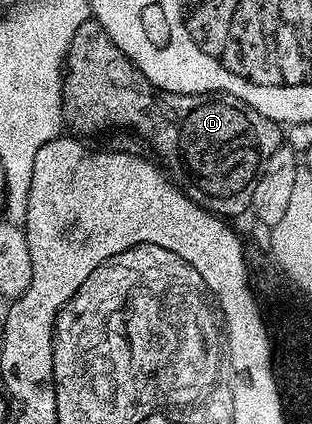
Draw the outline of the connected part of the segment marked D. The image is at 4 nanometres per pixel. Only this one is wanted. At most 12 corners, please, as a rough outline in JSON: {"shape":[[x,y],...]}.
{"shape":[[98,20],[77,27],[63,119],[128,129],[186,197],[250,210],[280,126],[228,93],[158,89]]}

